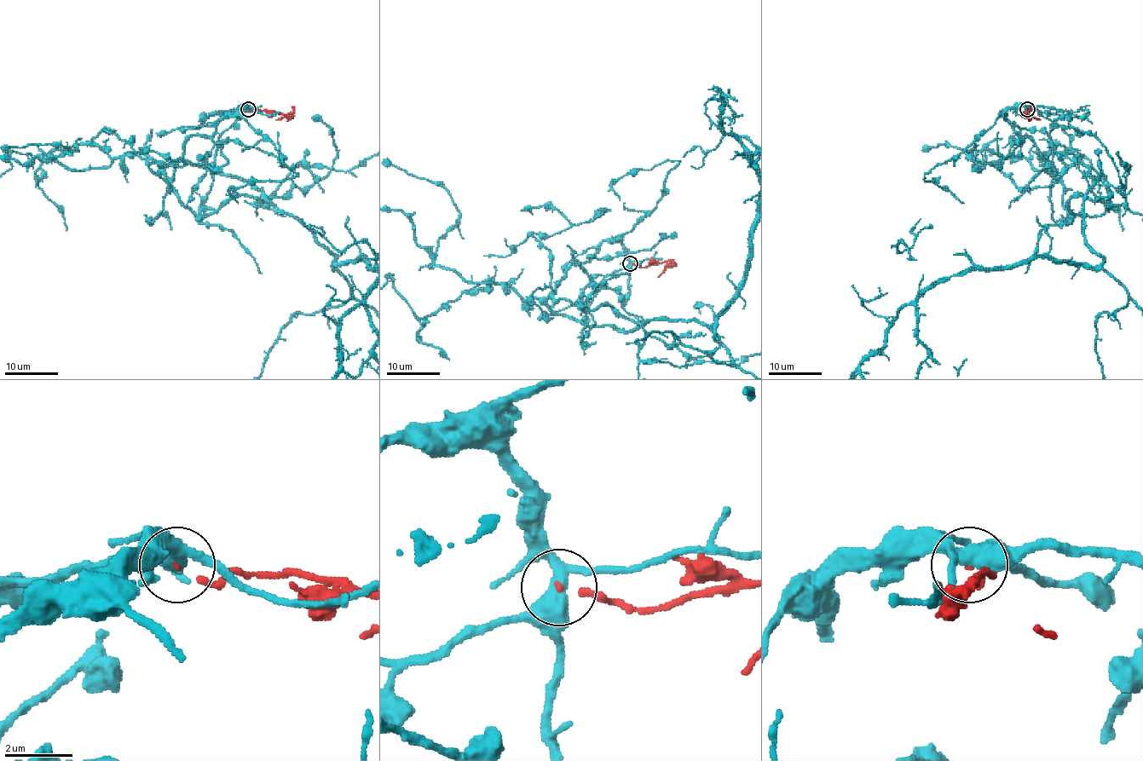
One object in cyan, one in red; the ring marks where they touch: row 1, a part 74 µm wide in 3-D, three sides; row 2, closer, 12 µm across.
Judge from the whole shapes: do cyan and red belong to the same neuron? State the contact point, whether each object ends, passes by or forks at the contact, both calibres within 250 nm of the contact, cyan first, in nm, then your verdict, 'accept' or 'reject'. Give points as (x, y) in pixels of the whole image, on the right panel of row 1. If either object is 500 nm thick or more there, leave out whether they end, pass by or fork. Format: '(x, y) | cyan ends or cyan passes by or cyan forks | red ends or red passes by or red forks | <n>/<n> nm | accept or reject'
(1027, 109) | cyan forks | red ends | 420/140 nm | reject

